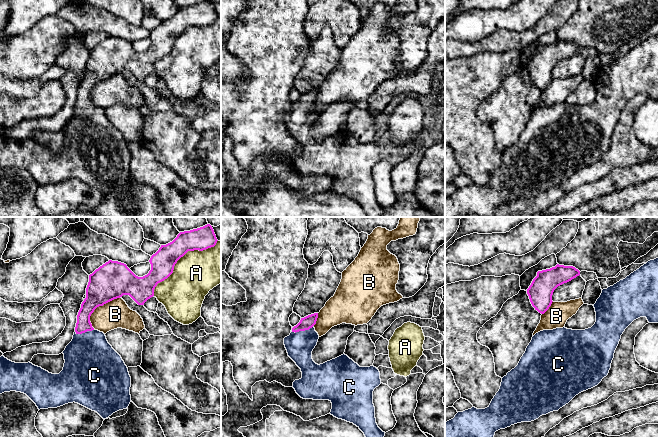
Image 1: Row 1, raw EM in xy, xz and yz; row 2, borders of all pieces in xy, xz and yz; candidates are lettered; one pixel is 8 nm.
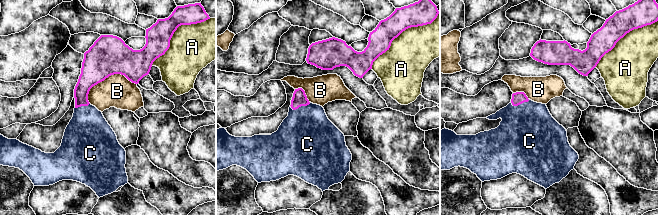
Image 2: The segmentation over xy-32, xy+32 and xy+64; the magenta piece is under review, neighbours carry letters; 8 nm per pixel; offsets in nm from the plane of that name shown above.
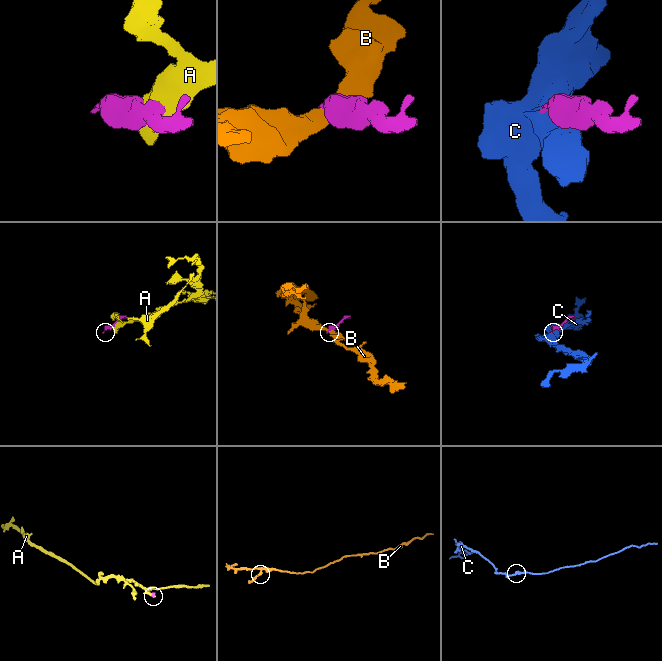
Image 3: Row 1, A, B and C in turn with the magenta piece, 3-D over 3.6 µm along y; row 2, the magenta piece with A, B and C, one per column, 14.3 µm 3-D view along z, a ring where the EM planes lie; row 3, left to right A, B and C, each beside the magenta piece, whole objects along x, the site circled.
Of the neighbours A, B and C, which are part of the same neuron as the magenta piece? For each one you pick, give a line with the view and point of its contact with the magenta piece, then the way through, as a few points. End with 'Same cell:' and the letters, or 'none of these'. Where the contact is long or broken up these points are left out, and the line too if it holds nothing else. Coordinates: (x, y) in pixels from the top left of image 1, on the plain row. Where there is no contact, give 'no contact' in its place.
C: contact xz (302, 106); way xz (306, 99), (302, 106), (302, 116), (299, 121)
Same cell: C

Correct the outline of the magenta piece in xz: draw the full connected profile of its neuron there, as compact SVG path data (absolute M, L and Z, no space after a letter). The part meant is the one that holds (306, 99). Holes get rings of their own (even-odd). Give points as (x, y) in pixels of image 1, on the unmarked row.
M318 89L301 94L300 98L292 103L290 111L284 114L288 132L302 148L302 154L293 158L293 164L303 175L329 176L332 179L330 190L356 201L367 217L383 217L385 208L376 199L373 180L373 167L381 160L379 146L373 141L360 143L345 130L323 140L316 140L312 135L312 127L319 115L314 104L317 94Z

